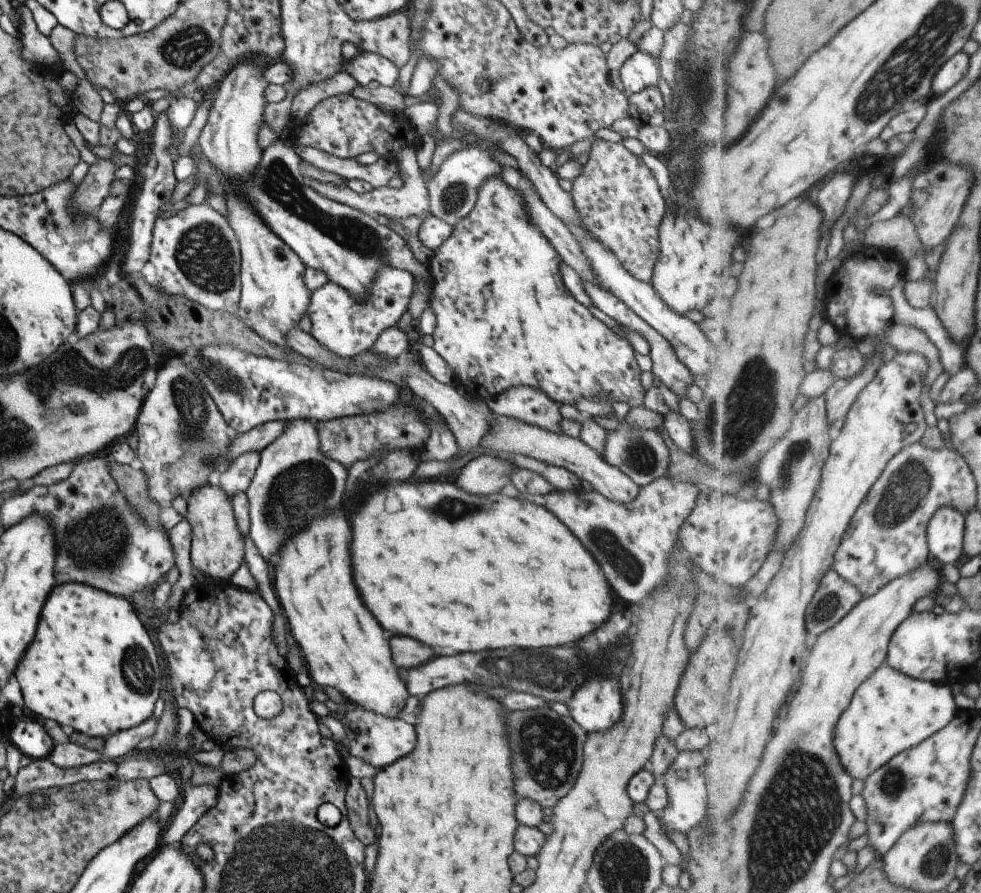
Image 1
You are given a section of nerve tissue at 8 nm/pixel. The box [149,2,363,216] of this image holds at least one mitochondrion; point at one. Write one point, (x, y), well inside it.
(187, 48)

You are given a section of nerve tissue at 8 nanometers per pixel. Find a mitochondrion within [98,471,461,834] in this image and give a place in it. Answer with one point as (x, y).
(139, 671)

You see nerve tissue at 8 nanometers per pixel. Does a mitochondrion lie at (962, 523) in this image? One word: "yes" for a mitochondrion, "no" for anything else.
no

